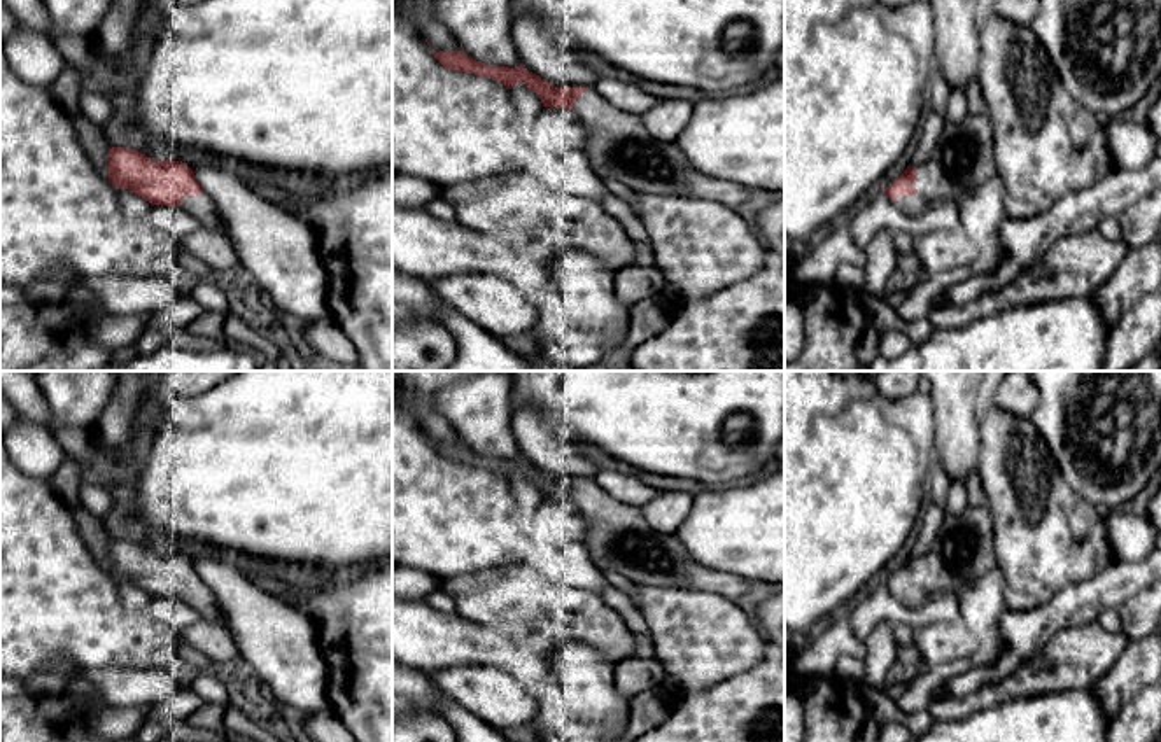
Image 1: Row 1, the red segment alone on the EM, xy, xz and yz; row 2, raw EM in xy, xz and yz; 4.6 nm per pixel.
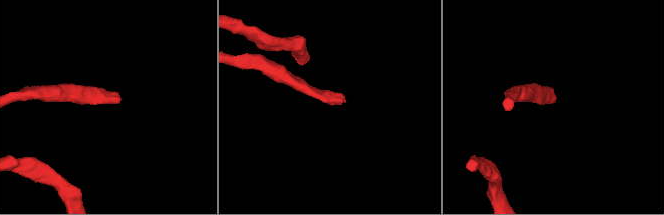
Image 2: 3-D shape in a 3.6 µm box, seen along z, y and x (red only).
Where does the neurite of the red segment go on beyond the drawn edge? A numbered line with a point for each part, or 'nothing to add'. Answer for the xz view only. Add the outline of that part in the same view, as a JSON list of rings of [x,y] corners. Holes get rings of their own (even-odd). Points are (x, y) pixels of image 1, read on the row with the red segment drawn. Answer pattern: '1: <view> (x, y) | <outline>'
1: xz (619, 147) | [[[594,88],[574,100],[574,112],[585,130],[583,152],[601,180],[662,198],[714,201],[730,210],[751,198],[749,187],[693,168],[674,142],[653,138],[639,114],[615,108]]]

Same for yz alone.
1: yz (963, 158) | [[[967,114],[960,124],[946,122],[932,156],[918,166],[916,194],[900,194],[897,206],[919,215],[935,201],[953,201],[996,175],[989,116]]]

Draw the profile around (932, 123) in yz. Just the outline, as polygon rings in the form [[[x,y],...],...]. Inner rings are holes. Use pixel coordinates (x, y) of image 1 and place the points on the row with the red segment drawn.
[[[932,108],[925,110],[921,122],[919,122],[921,138],[919,138],[918,147],[912,150],[911,166],[918,168],[921,163],[925,163],[932,156],[942,135],[944,124],[946,124],[946,119],[942,114]]]

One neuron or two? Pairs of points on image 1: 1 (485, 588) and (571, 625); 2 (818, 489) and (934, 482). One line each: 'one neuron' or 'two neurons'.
1: one neuron
2: two neurons

